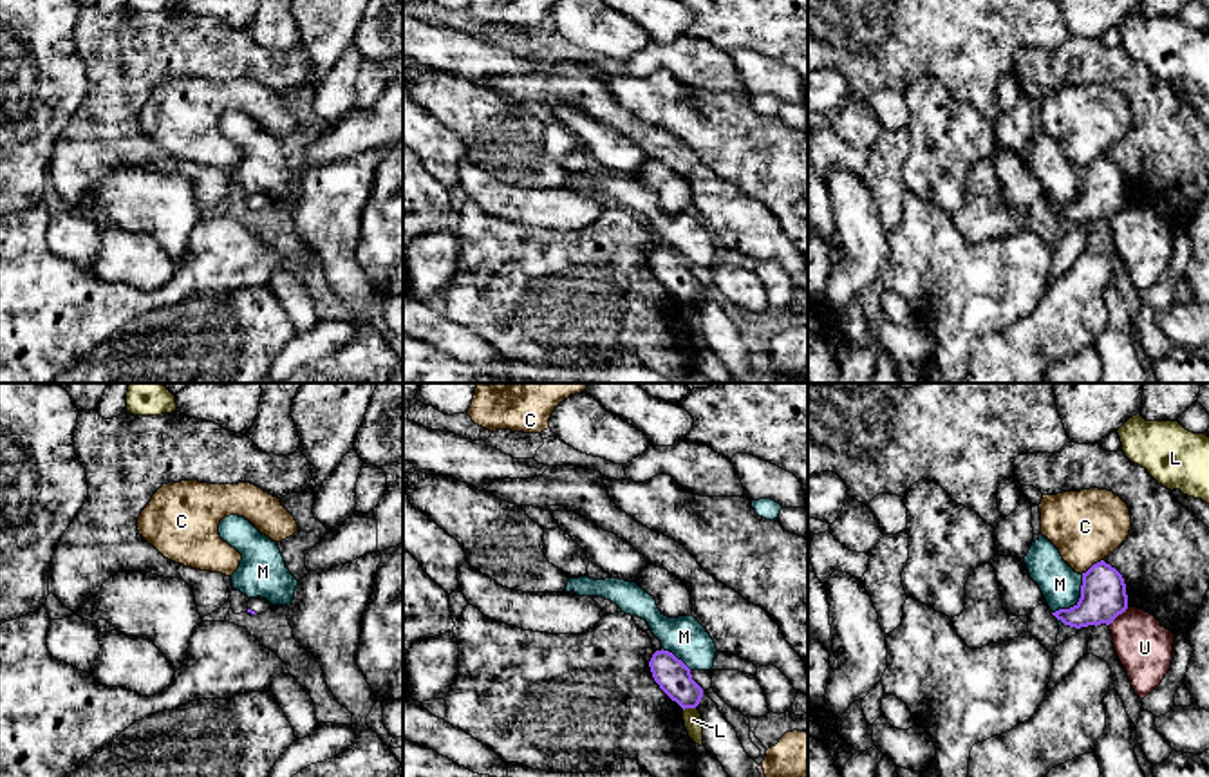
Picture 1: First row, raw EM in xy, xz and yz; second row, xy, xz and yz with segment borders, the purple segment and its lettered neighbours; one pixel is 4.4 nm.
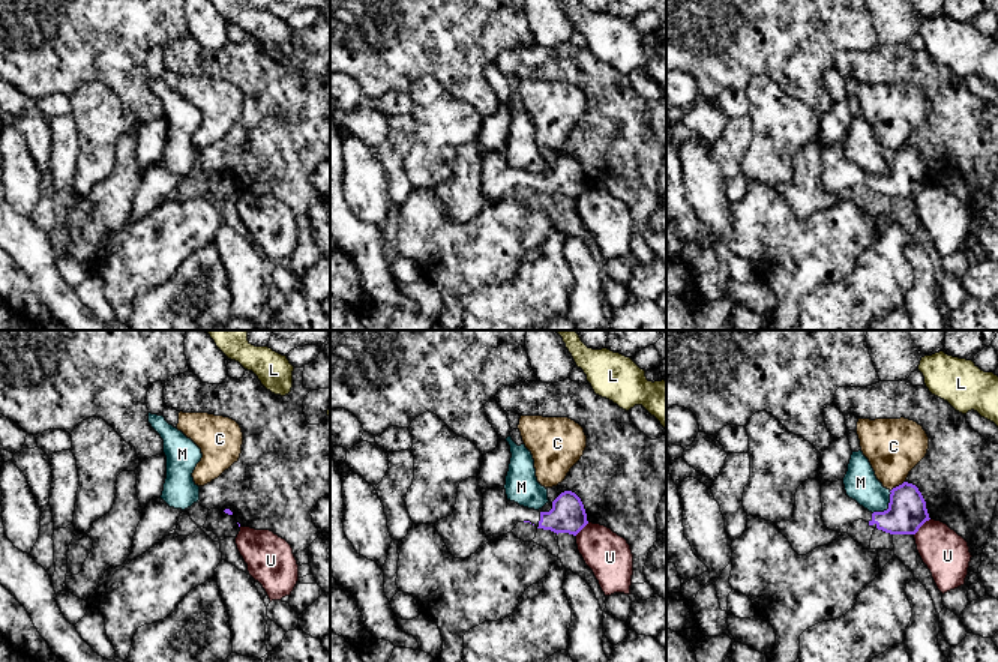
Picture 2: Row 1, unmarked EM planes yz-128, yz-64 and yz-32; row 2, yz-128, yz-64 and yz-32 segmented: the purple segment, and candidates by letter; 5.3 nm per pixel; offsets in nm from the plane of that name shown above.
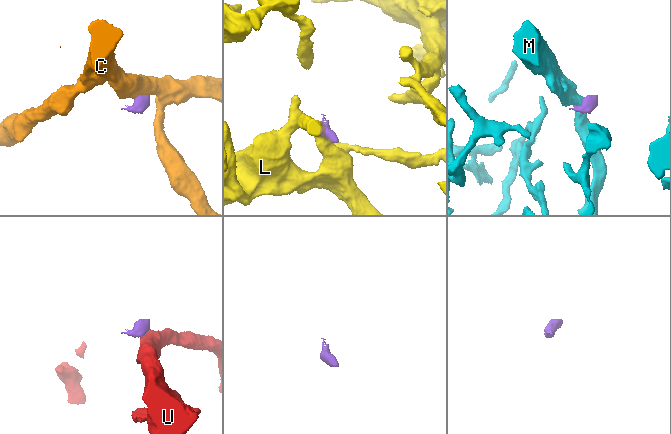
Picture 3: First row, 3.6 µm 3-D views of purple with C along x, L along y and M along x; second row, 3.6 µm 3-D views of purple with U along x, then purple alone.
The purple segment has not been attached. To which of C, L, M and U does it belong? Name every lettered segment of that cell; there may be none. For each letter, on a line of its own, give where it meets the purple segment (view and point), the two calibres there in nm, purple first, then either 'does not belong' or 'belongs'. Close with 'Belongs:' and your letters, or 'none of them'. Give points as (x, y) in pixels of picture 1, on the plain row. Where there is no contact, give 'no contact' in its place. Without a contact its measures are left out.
C: yz (1094, 159) | 200/320 nm | does not belong
L: xz (689, 302) | 150/80 nm | does not belong
M: yz (1079, 196) | 200/180 nm | does not belong
U: yz (1117, 210) | 200/240 nm | does not belong
Belongs: none of them

